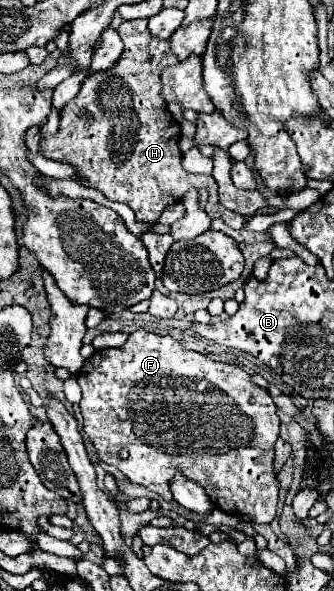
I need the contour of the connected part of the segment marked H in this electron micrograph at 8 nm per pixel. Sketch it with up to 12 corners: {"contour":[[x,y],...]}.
{"contour":[[147,19],[61,109],[47,159],[155,221],[195,187],[207,215],[243,229],[213,177],[181,165],[161,97],[177,63]]}

